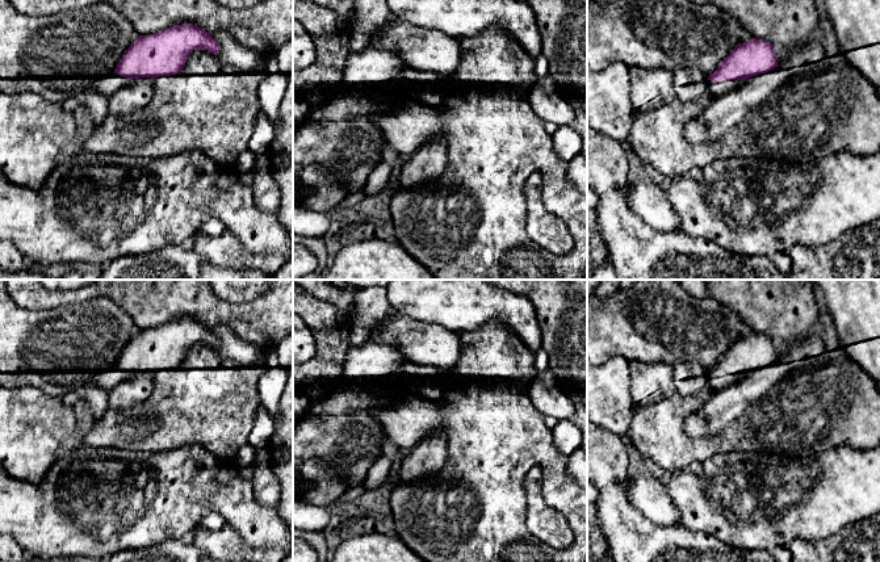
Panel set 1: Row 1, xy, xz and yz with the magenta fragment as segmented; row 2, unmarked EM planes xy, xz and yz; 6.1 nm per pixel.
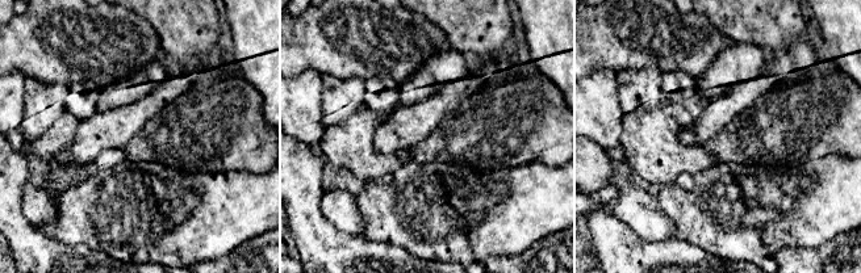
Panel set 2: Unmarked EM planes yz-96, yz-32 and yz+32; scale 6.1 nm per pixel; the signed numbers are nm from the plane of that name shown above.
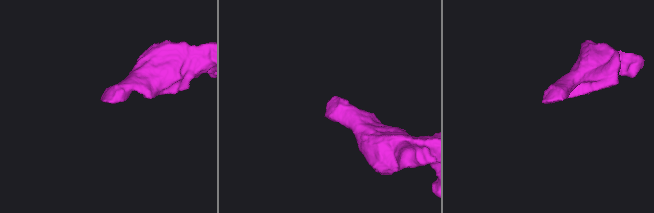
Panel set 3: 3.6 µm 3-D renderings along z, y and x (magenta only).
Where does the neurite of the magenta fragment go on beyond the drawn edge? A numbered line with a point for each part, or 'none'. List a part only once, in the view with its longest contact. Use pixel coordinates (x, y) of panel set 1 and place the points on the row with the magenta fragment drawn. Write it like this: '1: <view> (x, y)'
1: yz (716, 88)

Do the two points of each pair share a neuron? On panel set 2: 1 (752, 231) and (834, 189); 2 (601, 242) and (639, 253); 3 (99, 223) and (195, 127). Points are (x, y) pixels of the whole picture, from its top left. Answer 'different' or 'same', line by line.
1: same
2: same
3: different

